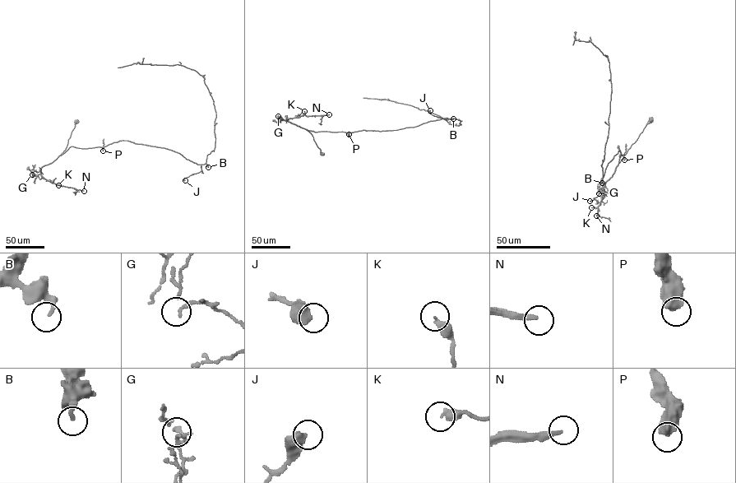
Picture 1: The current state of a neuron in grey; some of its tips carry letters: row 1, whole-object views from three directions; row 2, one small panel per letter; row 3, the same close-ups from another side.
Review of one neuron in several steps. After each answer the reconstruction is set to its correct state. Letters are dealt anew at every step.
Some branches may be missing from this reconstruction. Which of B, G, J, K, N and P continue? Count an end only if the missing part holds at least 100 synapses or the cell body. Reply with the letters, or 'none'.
N

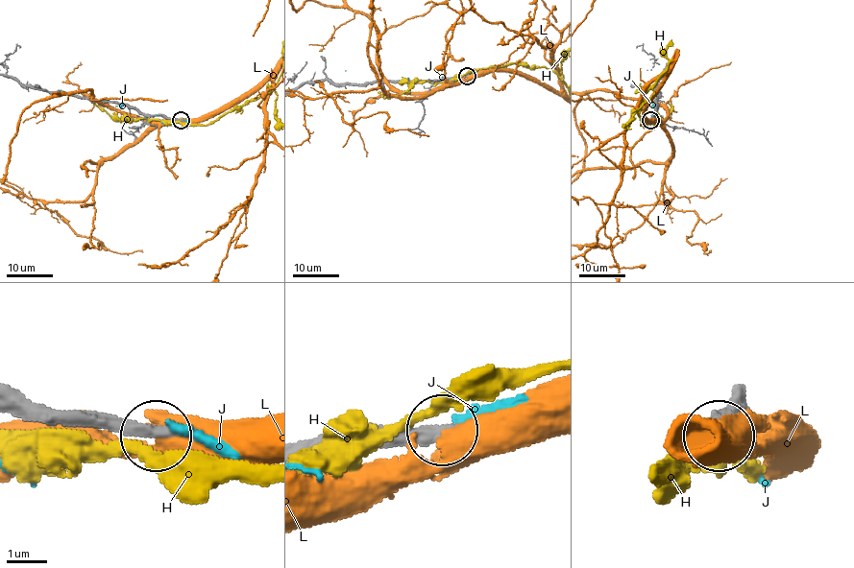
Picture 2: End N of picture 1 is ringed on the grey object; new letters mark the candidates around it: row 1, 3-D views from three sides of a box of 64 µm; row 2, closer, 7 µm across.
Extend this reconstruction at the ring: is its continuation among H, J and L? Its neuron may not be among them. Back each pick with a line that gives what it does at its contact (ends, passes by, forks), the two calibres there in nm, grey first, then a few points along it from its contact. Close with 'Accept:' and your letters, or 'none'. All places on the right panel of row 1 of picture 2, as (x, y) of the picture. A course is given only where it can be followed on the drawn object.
Accept: none

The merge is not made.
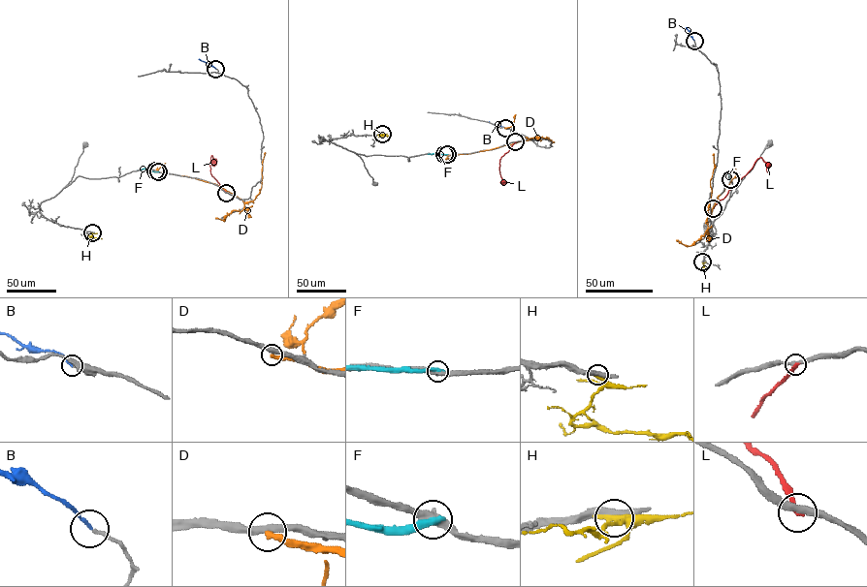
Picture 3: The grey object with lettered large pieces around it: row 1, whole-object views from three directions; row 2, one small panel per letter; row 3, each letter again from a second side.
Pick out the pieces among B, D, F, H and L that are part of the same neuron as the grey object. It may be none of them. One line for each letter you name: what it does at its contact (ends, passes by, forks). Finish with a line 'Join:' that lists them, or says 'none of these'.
B: it ends
Join: B

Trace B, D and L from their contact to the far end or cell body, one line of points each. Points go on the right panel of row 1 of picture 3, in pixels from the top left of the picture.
B: (694, 41), (686, 28)
D: (730, 178), (729, 185), (718, 197), (708, 221), (713, 154)
L: (713, 208), (760, 157), (767, 172)

